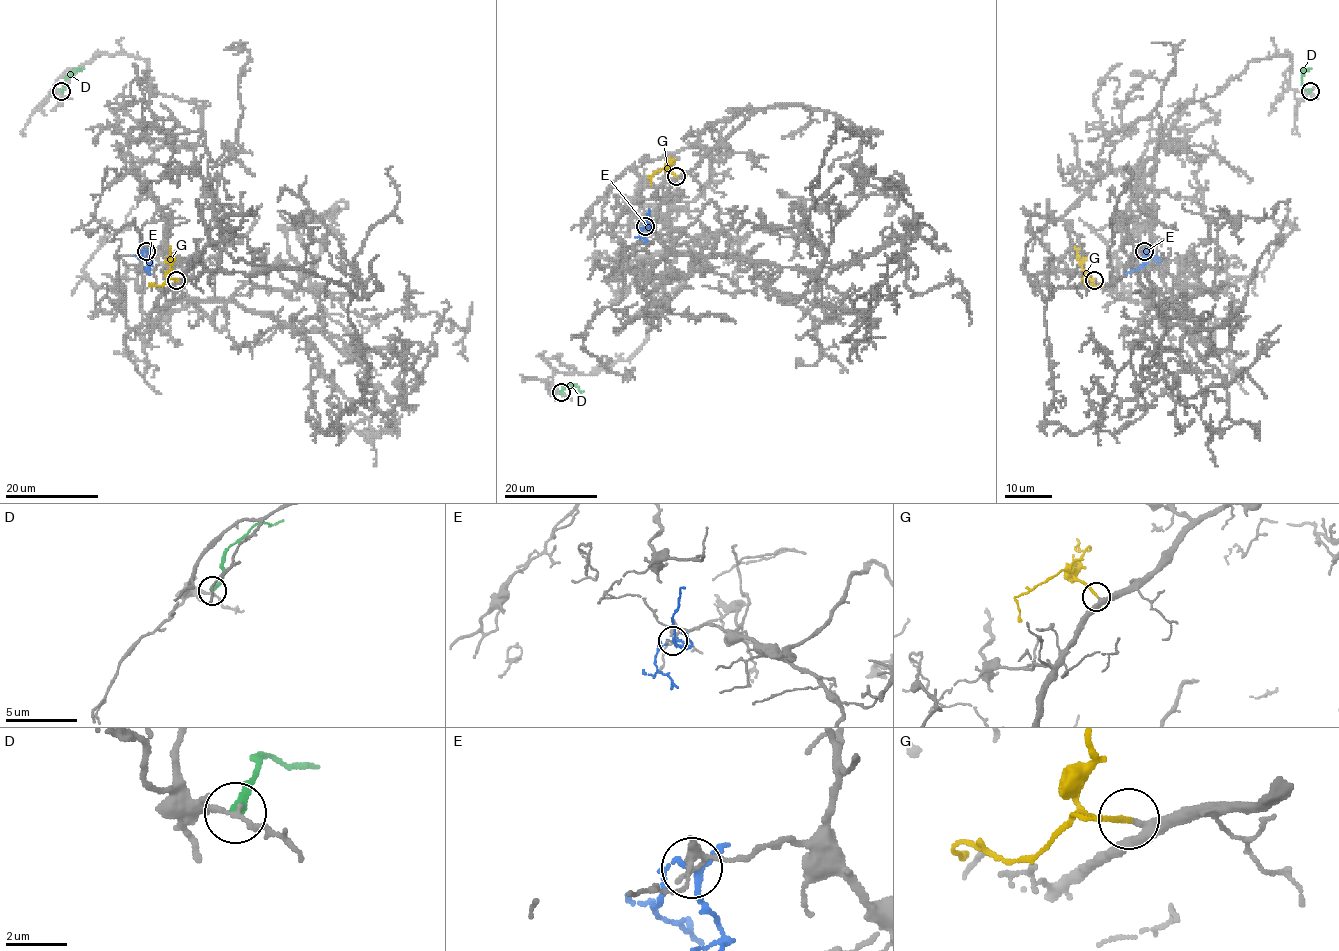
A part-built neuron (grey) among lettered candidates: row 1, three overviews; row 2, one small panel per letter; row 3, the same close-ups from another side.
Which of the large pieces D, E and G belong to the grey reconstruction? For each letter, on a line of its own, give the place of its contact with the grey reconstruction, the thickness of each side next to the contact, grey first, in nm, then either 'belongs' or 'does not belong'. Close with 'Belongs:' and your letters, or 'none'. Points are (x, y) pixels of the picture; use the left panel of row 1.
D: contact (61, 91); calibres 160 and 360 nm; does not belong
E: contact (146, 251); calibres 120 and 150 nm; does not belong
G: contact (176, 280); calibres 280 and 170 nm; belongs
Belongs: G

